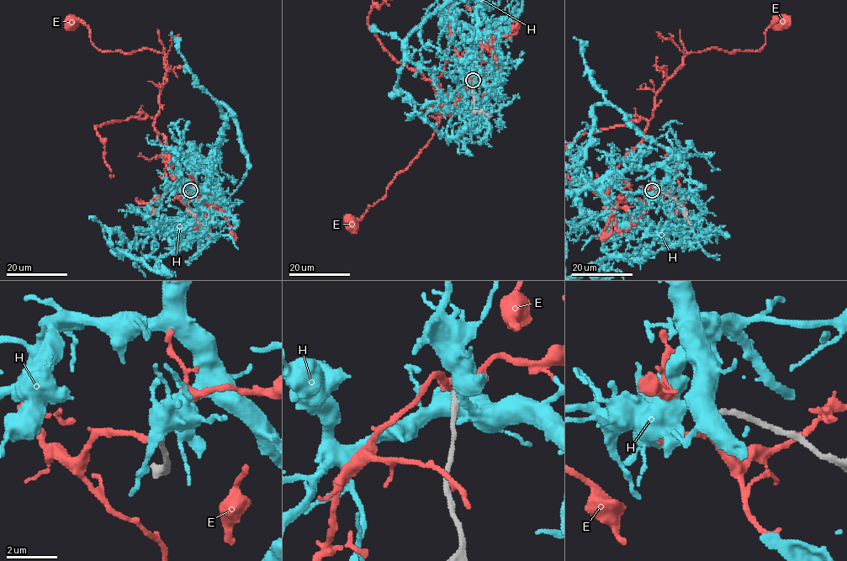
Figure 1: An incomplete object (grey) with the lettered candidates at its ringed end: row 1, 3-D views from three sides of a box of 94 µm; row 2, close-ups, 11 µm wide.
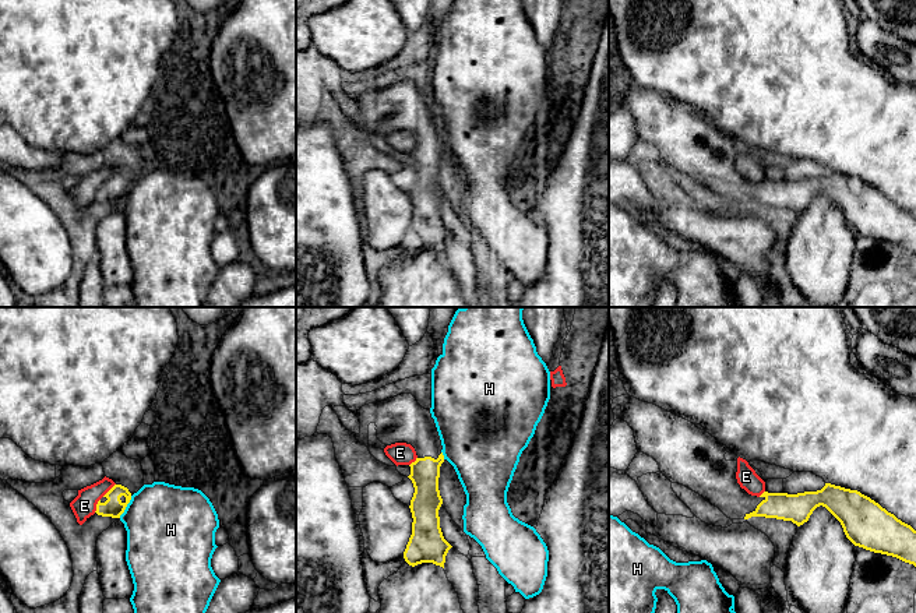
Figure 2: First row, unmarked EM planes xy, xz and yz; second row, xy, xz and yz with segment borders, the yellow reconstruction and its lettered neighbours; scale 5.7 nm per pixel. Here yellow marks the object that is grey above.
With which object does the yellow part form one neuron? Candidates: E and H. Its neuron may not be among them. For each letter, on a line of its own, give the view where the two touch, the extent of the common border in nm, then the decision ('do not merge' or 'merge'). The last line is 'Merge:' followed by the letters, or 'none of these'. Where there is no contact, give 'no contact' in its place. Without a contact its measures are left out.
E: contact in xy; length 110 nm; do not merge
H: contact in xy; length 150 nm; do not merge
Merge: none of these

